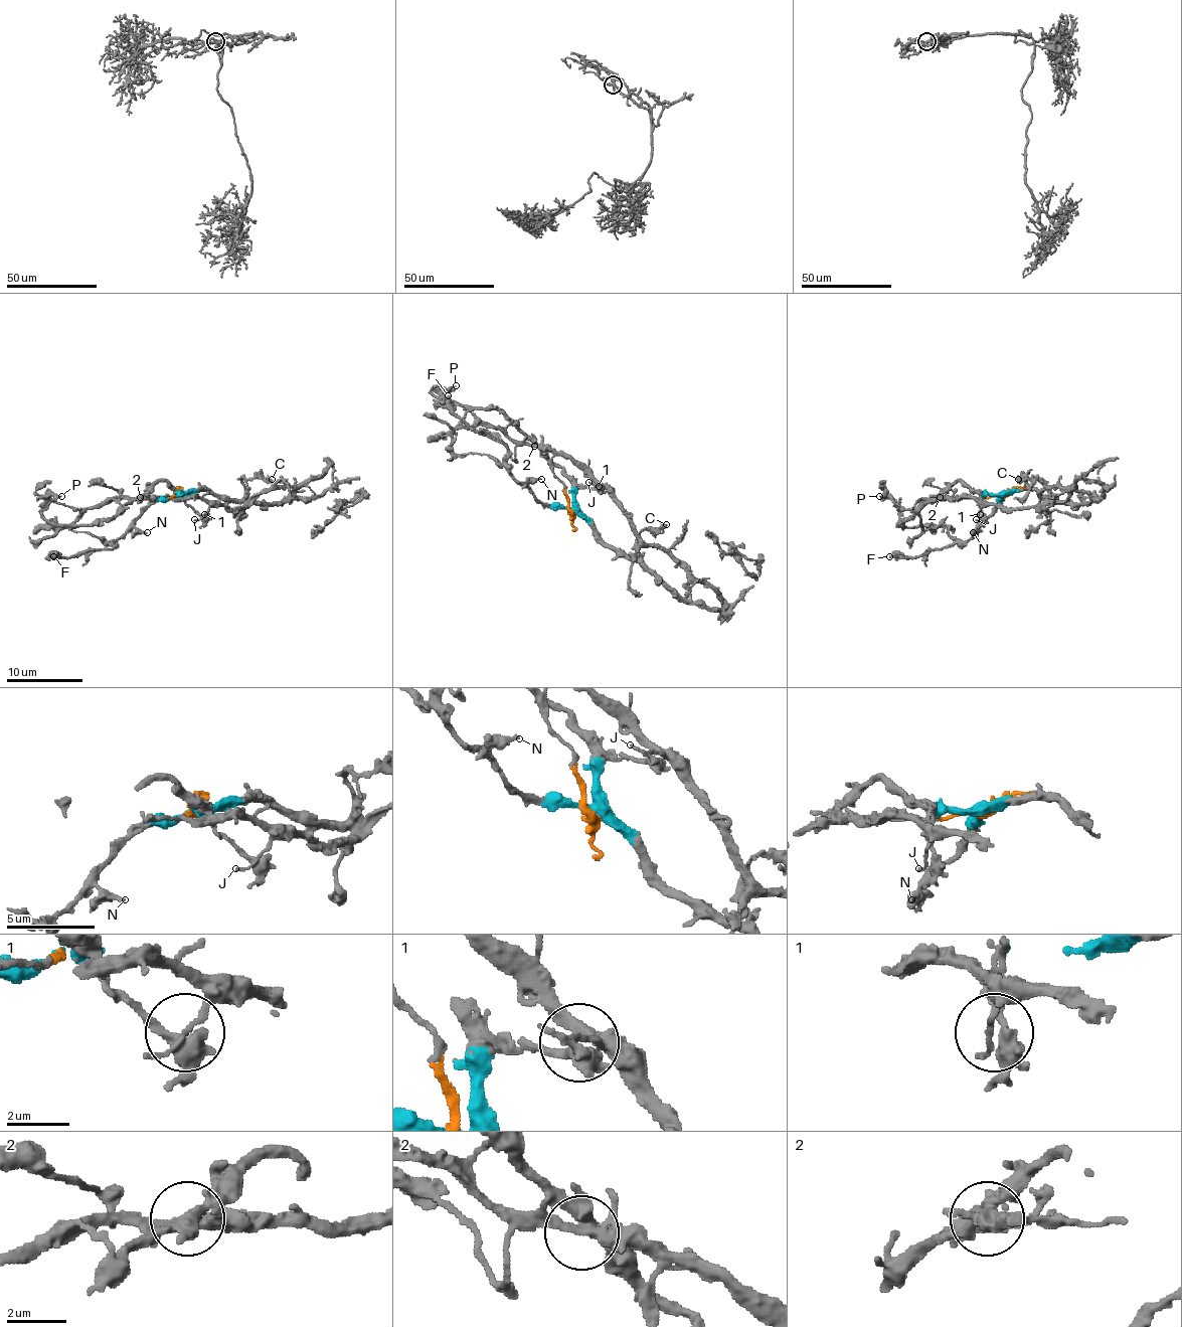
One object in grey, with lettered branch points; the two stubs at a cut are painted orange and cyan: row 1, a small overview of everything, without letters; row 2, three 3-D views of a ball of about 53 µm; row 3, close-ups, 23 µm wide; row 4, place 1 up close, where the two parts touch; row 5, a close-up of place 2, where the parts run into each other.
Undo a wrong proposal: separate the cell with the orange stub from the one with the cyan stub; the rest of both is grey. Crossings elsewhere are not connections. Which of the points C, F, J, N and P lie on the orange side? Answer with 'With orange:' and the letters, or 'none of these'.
With orange: J, P

